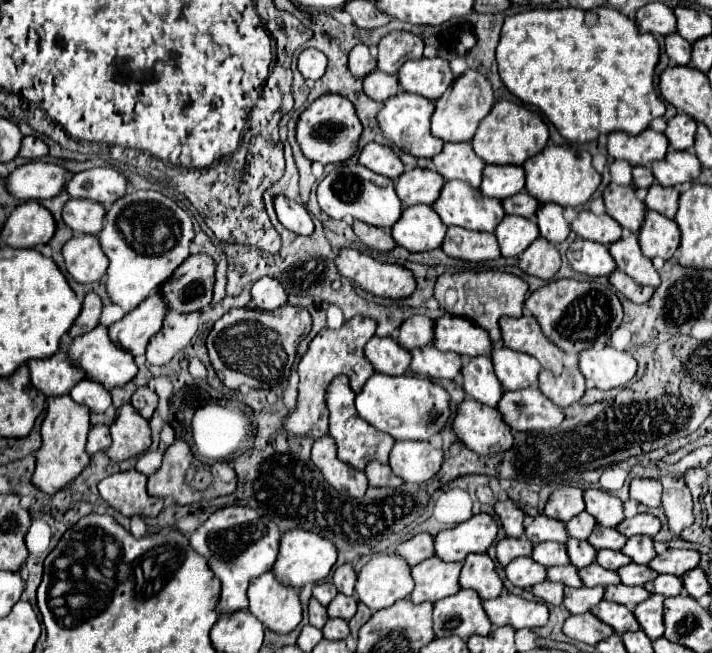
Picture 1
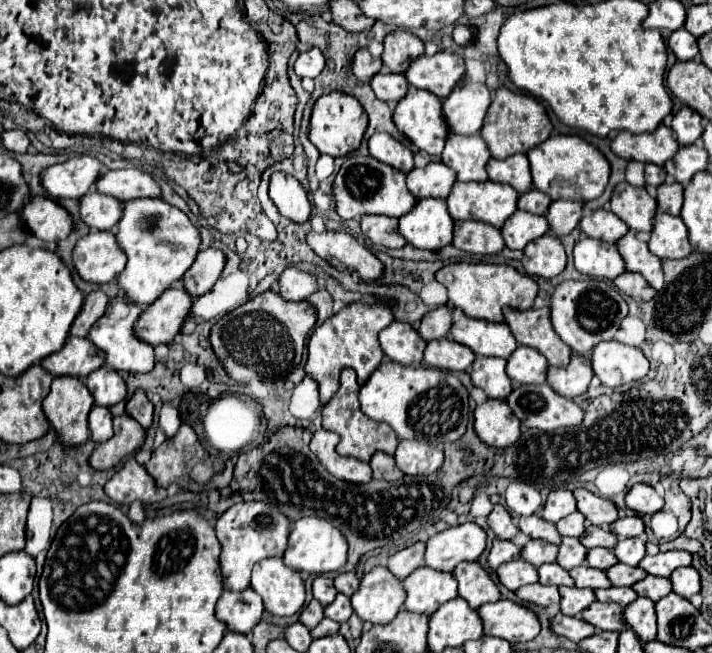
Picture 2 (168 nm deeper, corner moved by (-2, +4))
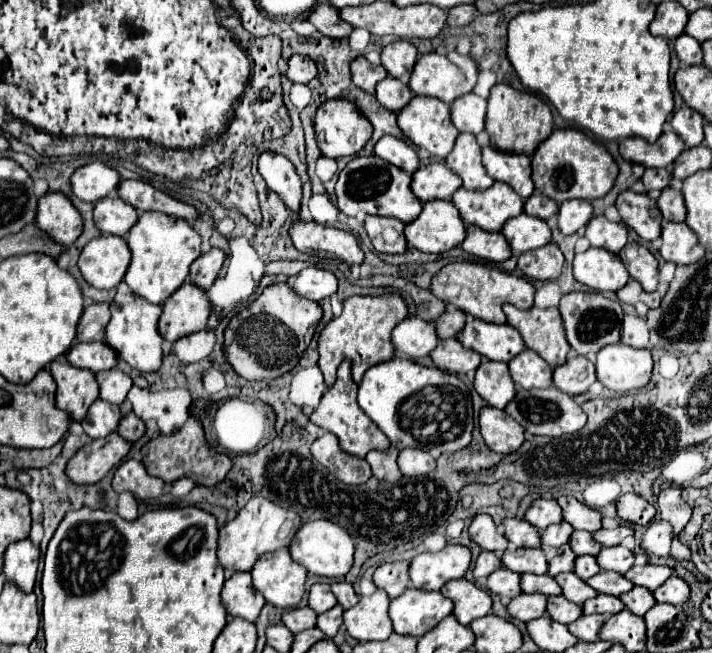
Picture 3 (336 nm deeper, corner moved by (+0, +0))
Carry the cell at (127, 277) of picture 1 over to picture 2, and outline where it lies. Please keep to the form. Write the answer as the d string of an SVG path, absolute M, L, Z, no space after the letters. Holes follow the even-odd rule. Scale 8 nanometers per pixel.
M134 198L124 202L122 218L116 228L116 242L128 258L116 282L132 304L142 304L144 308L150 306L170 282L180 280L198 254L200 234L196 226L182 210L162 198Z

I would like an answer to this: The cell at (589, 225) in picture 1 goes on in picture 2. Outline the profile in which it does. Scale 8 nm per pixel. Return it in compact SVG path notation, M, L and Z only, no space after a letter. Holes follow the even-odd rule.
M600 208L580 220L580 230L590 238L618 242L628 232L628 226L614 212L606 212Z

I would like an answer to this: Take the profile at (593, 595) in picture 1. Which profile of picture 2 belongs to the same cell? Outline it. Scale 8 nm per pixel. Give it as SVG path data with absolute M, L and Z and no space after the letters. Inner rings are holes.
M562 586L560 596L562 596L560 610L566 616L578 616L582 610L586 610L596 600L592 588L568 588L568 586Z

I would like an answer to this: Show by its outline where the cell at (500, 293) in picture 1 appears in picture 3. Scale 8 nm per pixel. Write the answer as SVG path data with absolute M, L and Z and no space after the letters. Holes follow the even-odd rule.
M454 262L446 264L434 278L430 286L432 294L438 296L444 302L454 304L456 308L464 310L466 314L486 320L486 322L496 322L504 324L504 312L502 304L510 302L520 310L528 310L534 304L534 286L526 278L502 272L498 268L488 268L484 264L474 264L474 262Z

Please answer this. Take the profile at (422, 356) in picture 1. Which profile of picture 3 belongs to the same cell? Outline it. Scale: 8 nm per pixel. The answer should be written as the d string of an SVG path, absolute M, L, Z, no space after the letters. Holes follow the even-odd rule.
M458 338L440 340L440 344L432 350L430 358L440 370L446 370L450 374L474 372L482 362L482 356L476 350L464 348Z

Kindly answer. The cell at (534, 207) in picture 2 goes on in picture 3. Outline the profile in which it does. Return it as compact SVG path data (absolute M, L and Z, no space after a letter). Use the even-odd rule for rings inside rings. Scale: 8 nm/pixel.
M534 192L534 194L526 200L526 204L524 204L524 212L526 212L526 214L536 216L536 218L542 218L542 220L548 220L548 218L556 216L556 214L558 214L558 208L560 208L560 206L558 206L552 198L548 198L548 196L544 196L544 194L538 194L538 192Z

